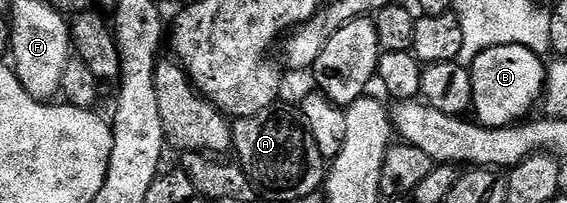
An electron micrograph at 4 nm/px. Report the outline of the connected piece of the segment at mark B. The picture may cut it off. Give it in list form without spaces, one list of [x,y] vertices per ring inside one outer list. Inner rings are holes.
[[[489,47],[473,59],[469,68],[473,87],[471,109],[478,124],[490,129],[514,125],[522,122],[535,104],[538,106],[542,102],[543,90],[547,88],[547,65],[544,58],[529,47]]]

